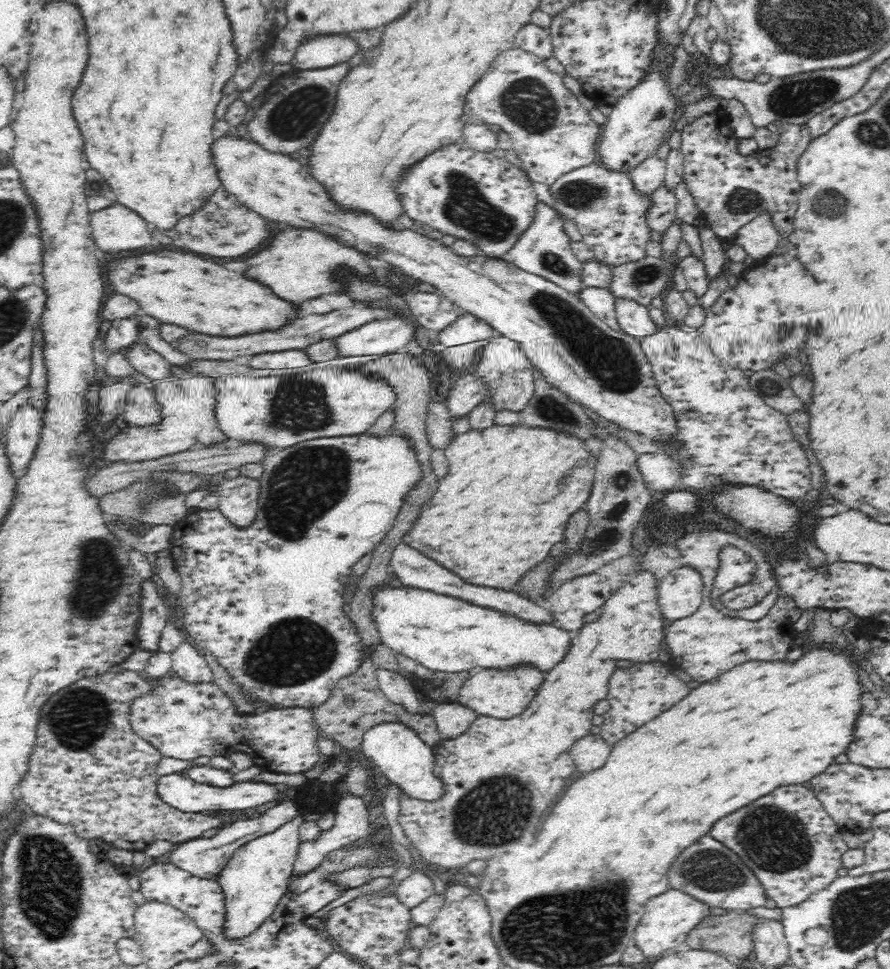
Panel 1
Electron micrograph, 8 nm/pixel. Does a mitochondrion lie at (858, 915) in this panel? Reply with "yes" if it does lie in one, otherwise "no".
yes

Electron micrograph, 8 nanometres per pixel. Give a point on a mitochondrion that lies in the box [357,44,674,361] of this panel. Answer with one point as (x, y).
(465, 206)

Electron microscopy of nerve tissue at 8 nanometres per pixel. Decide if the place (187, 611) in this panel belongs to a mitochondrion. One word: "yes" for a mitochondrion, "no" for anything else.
no

